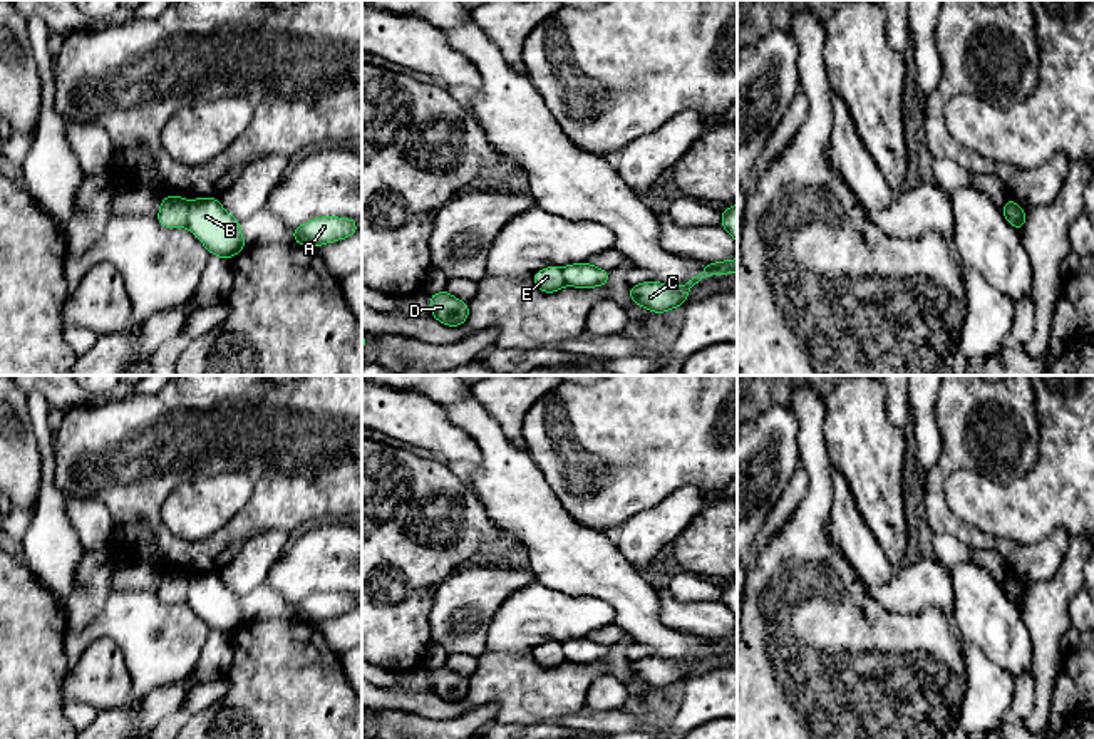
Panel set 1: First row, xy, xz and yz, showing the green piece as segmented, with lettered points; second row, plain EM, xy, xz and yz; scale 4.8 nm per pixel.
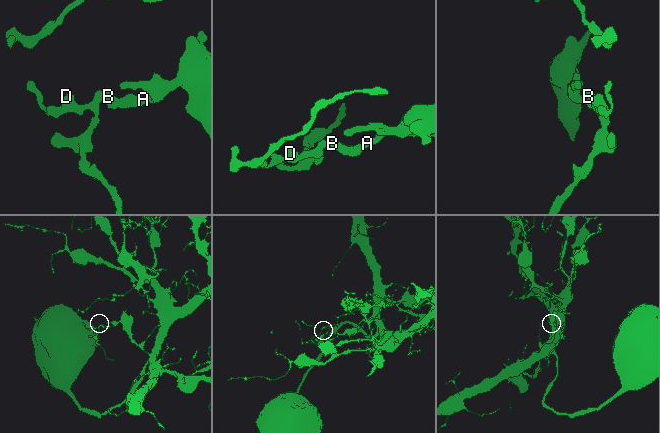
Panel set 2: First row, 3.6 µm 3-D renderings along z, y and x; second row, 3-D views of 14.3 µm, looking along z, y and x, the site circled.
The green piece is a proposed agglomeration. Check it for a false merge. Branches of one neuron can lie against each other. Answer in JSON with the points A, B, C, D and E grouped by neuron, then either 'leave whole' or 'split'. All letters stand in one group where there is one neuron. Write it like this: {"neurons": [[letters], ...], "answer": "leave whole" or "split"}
{"neurons": [["A", "B", "C"], ["D", "E"]], "answer": "split"}

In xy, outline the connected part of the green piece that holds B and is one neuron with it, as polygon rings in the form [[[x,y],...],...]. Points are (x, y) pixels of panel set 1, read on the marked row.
[[[218,198],[191,199],[186,226],[211,255],[226,260],[248,246],[240,221],[223,209]]]

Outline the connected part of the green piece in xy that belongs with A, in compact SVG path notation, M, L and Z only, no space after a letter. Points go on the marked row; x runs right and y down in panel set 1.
M322 216L292 228L297 245L310 248L357 235L357 220Z

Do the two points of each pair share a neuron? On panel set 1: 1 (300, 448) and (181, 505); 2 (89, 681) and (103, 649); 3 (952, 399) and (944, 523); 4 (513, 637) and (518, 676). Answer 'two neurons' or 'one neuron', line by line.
1: two neurons
2: one neuron
3: one neuron
4: two neurons

